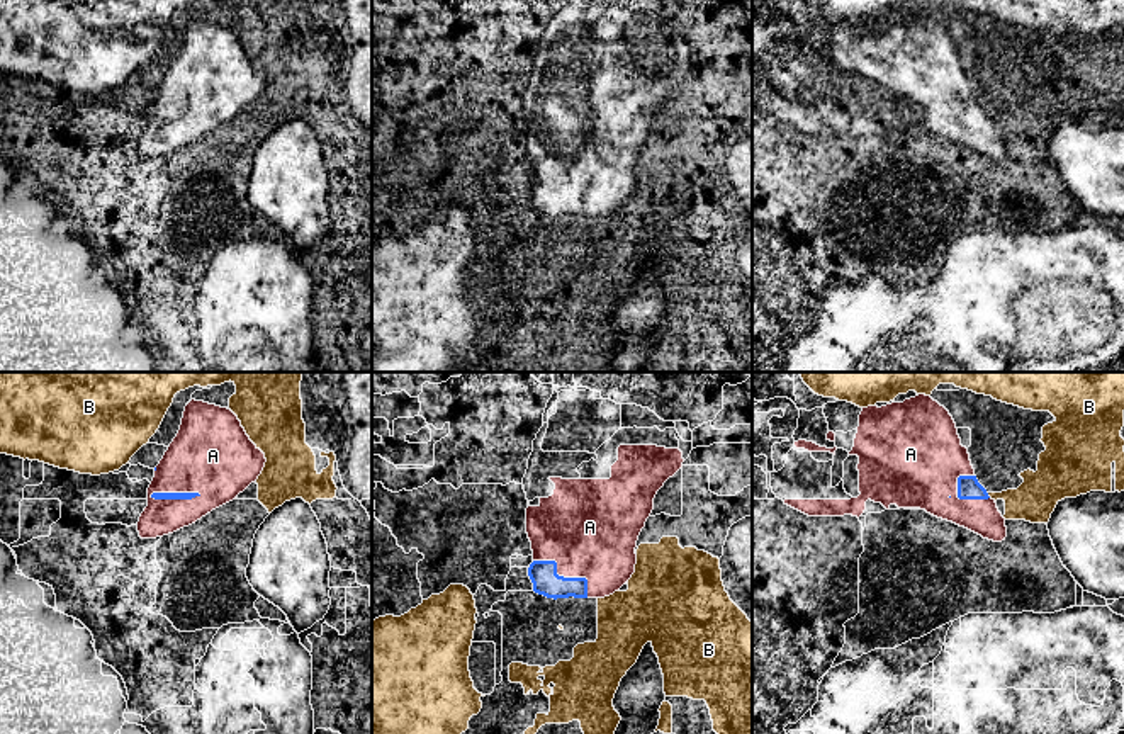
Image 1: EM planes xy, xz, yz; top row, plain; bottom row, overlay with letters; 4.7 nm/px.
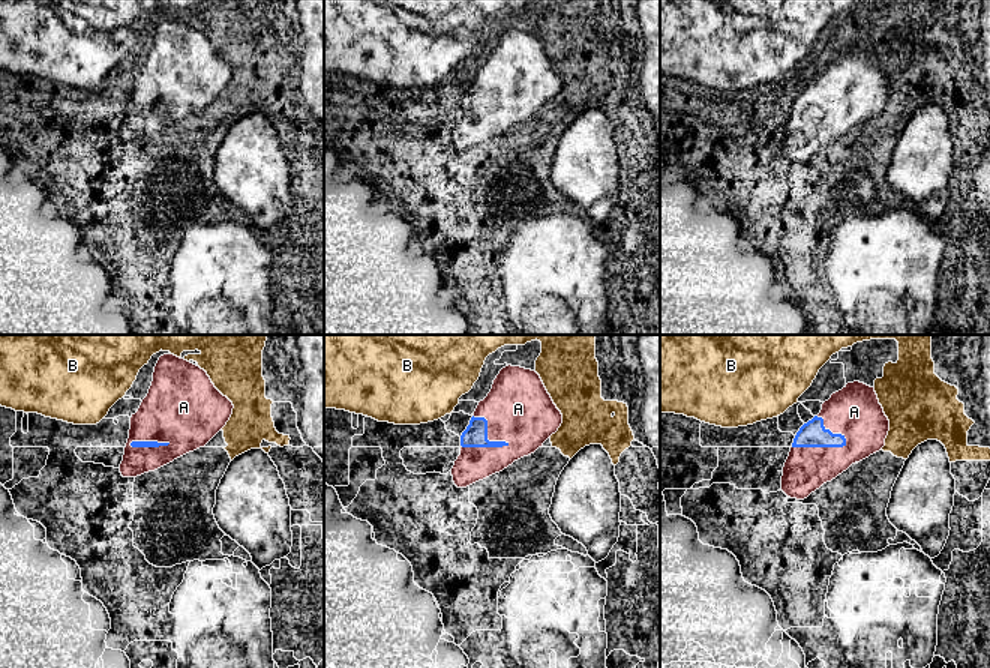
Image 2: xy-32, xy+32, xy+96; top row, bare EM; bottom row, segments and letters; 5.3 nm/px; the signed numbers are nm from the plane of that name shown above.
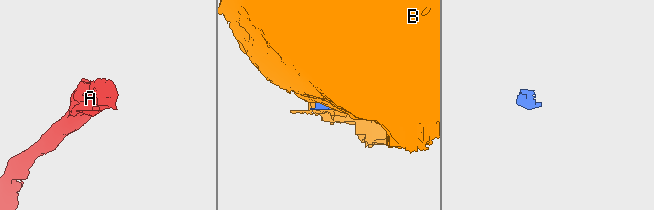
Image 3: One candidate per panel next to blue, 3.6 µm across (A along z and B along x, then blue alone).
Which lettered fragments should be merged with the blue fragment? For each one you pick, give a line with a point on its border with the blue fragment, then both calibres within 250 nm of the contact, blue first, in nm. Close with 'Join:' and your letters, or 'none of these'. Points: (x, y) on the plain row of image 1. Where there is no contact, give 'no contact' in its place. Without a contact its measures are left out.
A: contact xy (175, 112); calibres 30 and 380 nm
Join: A

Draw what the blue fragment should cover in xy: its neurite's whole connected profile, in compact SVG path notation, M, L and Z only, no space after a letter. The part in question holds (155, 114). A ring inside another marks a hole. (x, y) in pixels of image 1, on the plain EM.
M192 19L148 107L139 156L173 153L236 119L265 82L231 29Z

